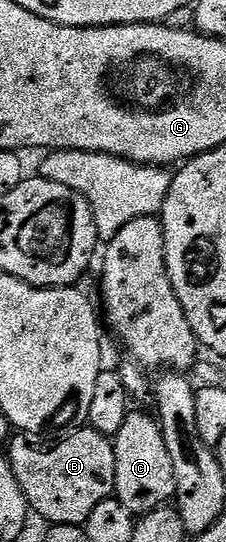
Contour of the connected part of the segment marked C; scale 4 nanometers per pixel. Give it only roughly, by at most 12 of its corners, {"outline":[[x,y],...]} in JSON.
{"outline":[[129,412],[111,440],[115,500],[135,515],[174,500],[156,416]]}

